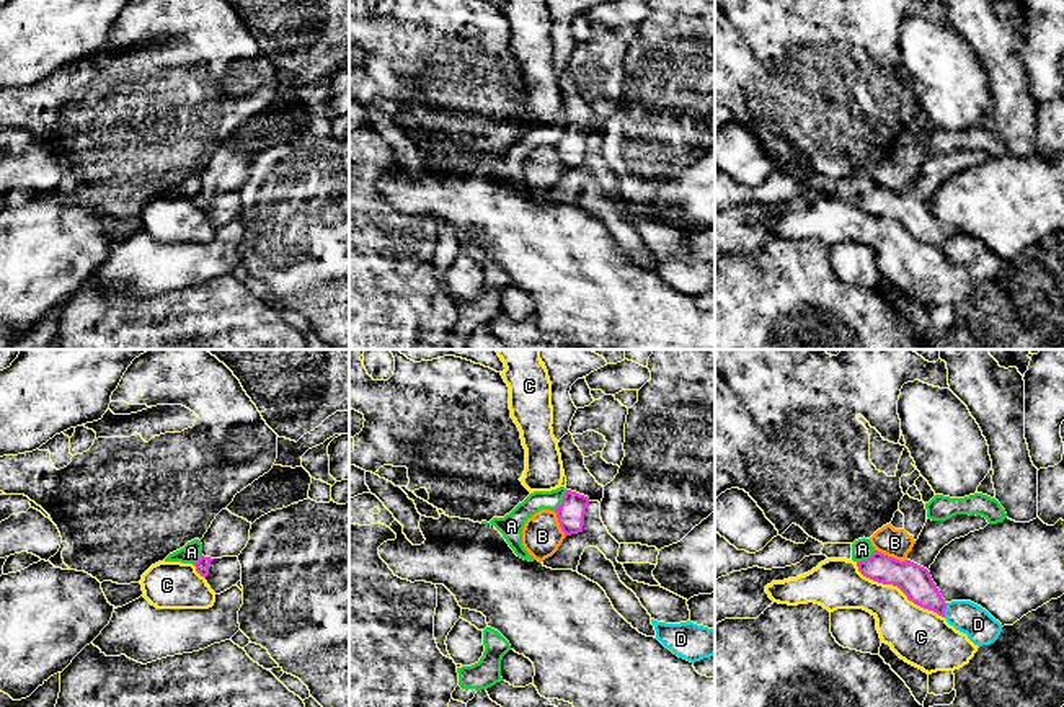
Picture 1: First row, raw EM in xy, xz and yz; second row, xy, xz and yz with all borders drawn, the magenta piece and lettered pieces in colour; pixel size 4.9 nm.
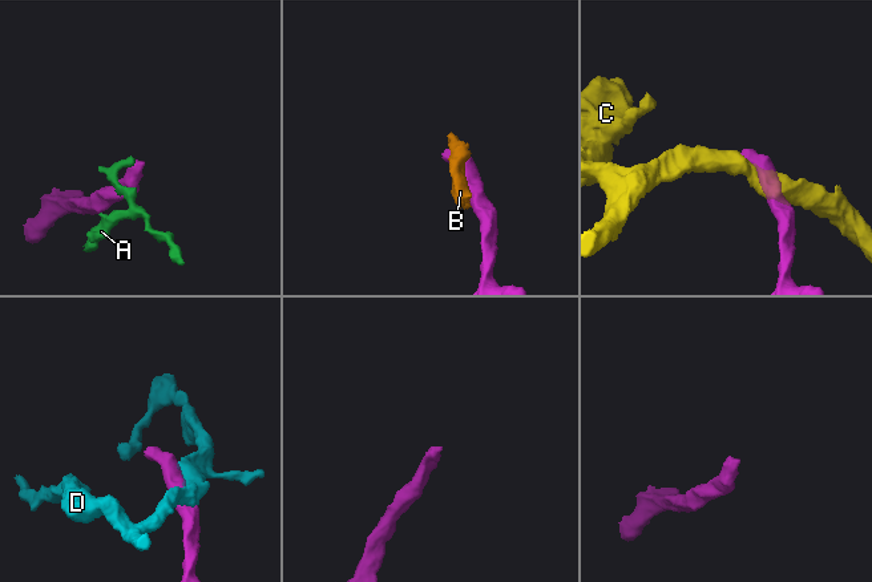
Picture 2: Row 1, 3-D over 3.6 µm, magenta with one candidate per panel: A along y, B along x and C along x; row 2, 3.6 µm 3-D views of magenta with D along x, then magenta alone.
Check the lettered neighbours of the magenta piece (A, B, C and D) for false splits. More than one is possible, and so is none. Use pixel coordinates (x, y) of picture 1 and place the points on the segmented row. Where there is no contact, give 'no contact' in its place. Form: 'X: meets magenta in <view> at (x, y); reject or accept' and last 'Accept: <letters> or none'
A: meets magenta in xz at (563, 500); reject
B: meets magenta in yz at (891, 557); reject
C: meets magenta in yz at (898, 586); reject
D: meets magenta in yz at (945, 608); reject
Accept: none

